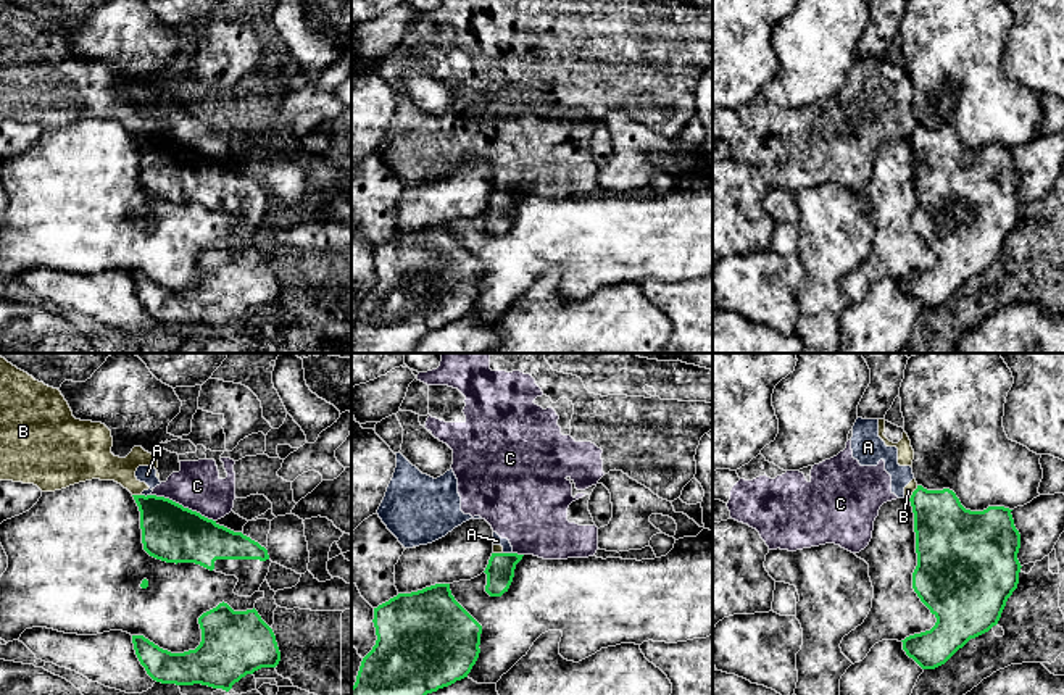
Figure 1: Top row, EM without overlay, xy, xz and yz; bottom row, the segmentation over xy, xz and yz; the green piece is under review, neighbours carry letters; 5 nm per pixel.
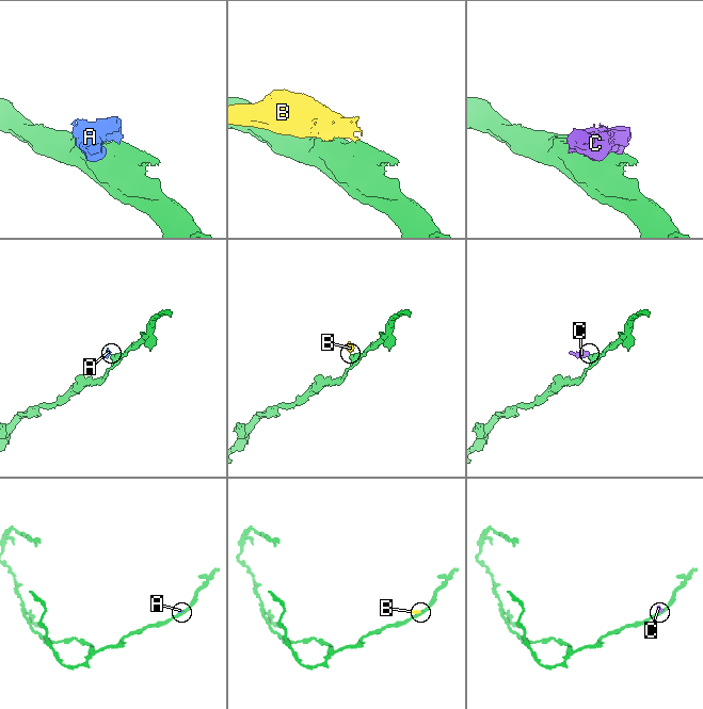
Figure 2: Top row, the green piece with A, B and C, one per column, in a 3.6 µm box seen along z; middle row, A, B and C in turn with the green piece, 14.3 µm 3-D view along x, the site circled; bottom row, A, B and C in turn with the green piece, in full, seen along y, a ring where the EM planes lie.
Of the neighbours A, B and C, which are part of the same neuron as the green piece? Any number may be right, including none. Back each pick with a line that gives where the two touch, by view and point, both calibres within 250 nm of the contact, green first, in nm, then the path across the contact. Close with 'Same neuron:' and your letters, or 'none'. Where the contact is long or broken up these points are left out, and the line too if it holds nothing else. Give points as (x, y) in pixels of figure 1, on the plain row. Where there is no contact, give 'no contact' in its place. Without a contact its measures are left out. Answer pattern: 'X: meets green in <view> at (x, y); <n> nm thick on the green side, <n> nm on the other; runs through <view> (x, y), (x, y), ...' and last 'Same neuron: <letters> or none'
Same neuron: none

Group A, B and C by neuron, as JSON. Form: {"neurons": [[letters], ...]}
{"neurons": [["A", "B", "C"]]}

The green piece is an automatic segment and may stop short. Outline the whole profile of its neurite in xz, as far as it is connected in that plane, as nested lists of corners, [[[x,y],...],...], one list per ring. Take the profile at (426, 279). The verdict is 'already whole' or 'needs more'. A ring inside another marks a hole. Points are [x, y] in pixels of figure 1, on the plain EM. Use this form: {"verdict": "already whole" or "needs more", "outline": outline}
{"verdict": "already whole", "outline": [[[450,223],[398,232],[374,247],[376,284],[351,326],[351,353],[406,353],[427,332],[468,316],[480,292],[482,264],[455,239]]]}

